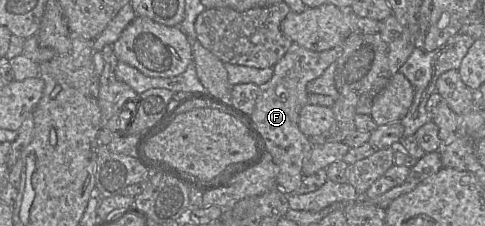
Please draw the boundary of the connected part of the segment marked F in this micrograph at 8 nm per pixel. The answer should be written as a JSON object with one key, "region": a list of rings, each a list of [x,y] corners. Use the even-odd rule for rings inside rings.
{"region":[[[292,43],[286,54],[272,67],[273,76],[260,86],[255,109],[251,115],[253,123],[262,136],[267,152],[278,167],[277,186],[287,195],[296,193],[304,175],[302,166],[310,156],[313,145],[300,131],[298,120],[301,109],[309,104],[307,84],[320,77],[324,71],[338,60],[343,44],[317,52]]]}

